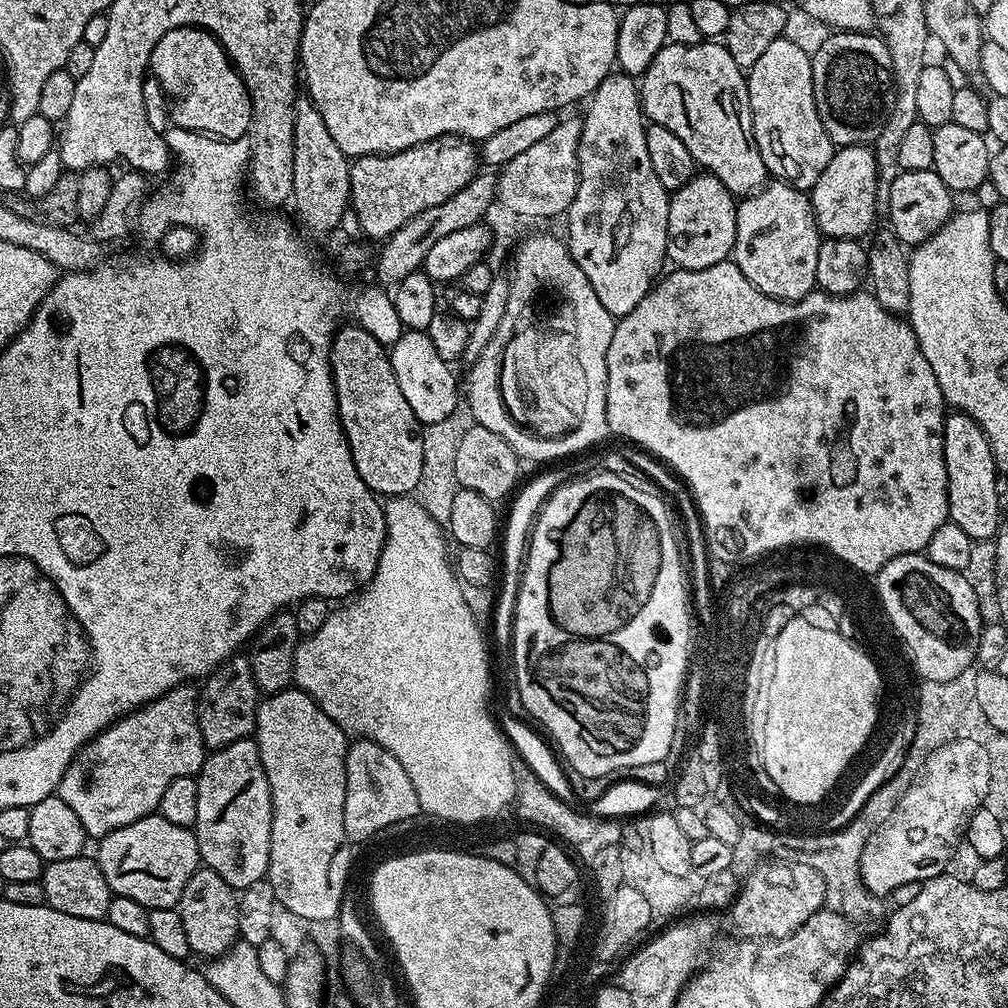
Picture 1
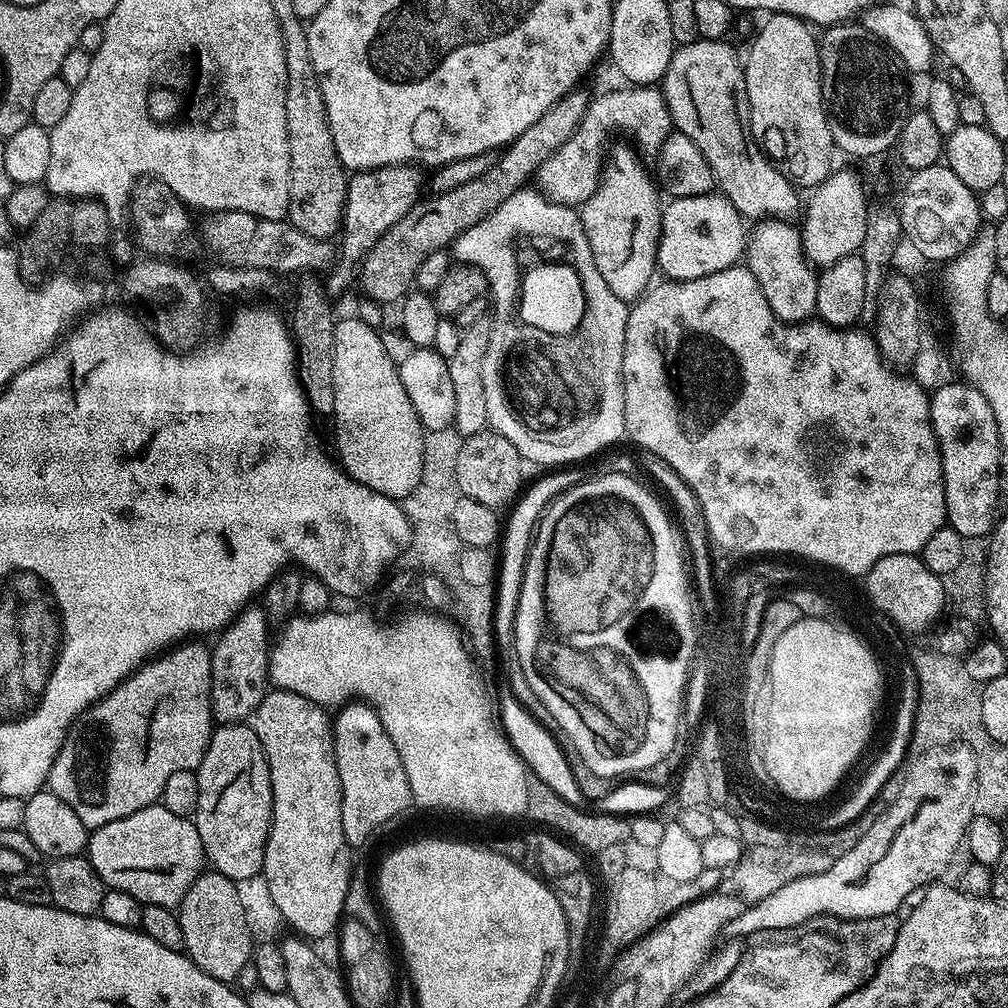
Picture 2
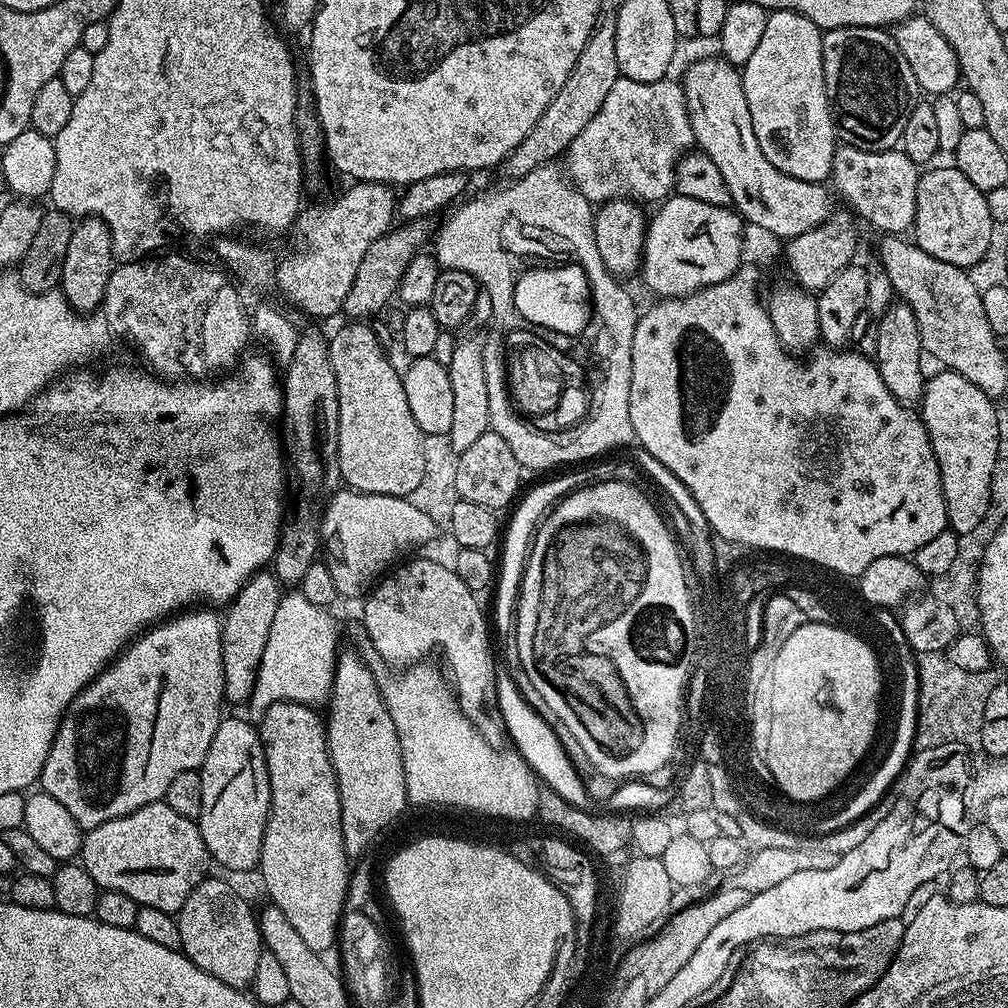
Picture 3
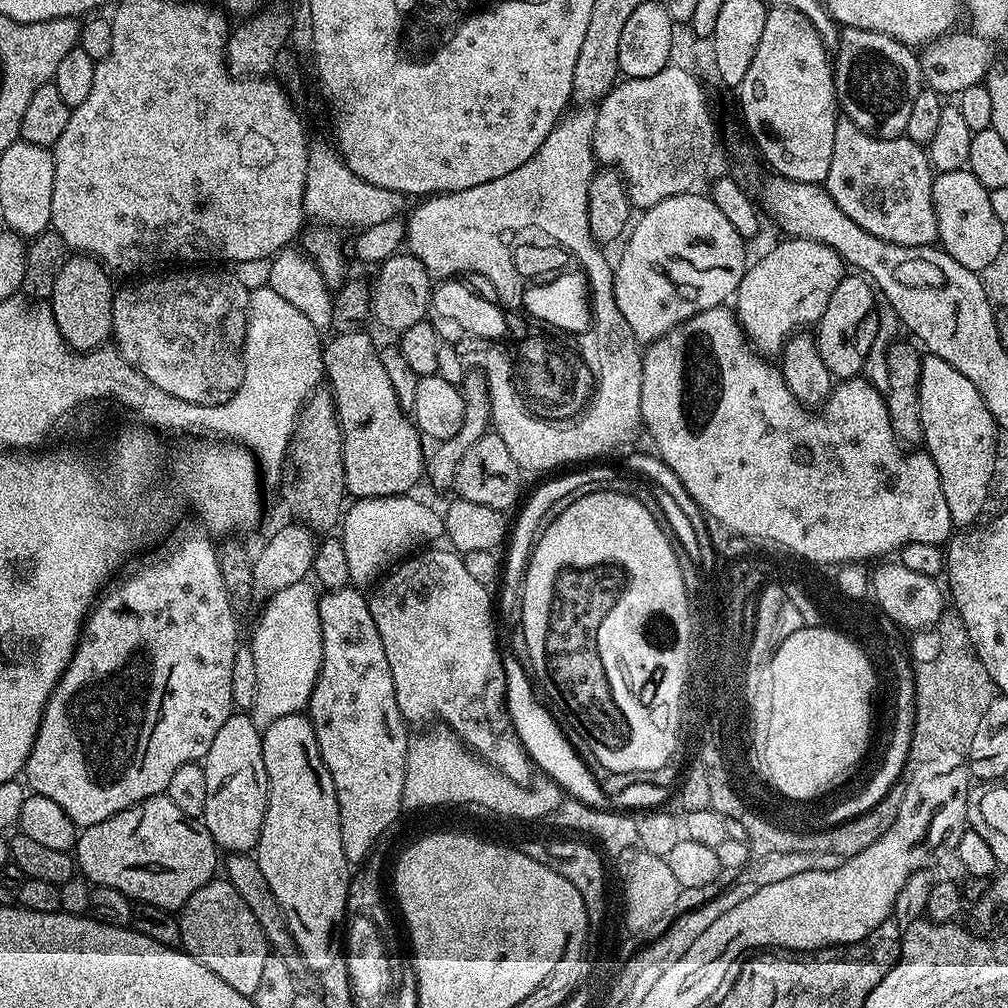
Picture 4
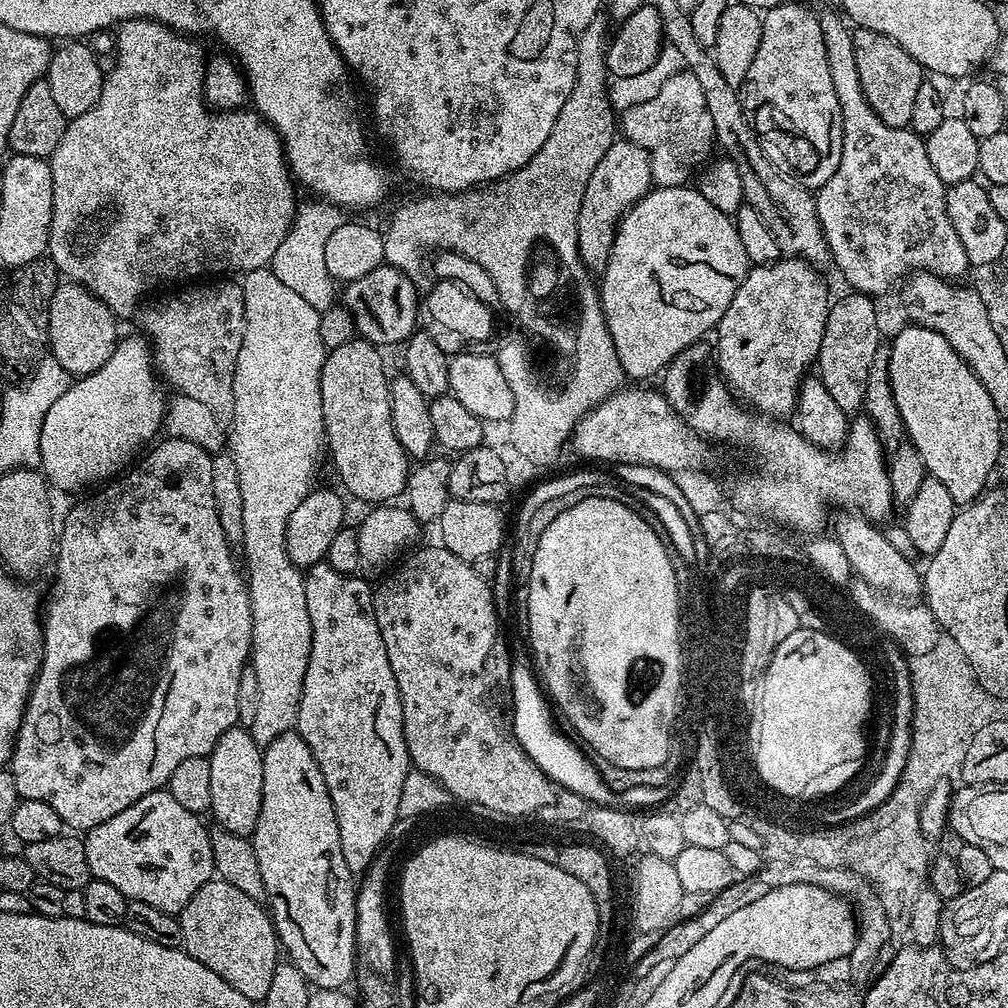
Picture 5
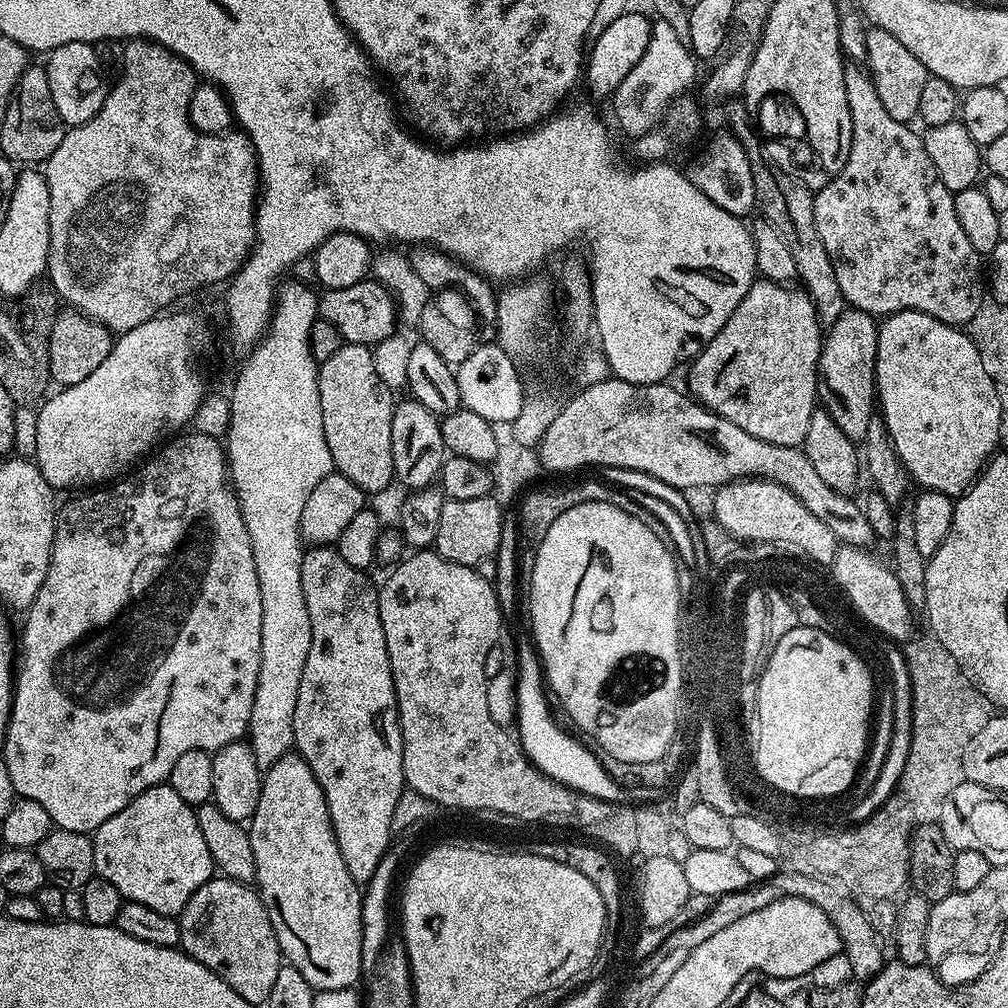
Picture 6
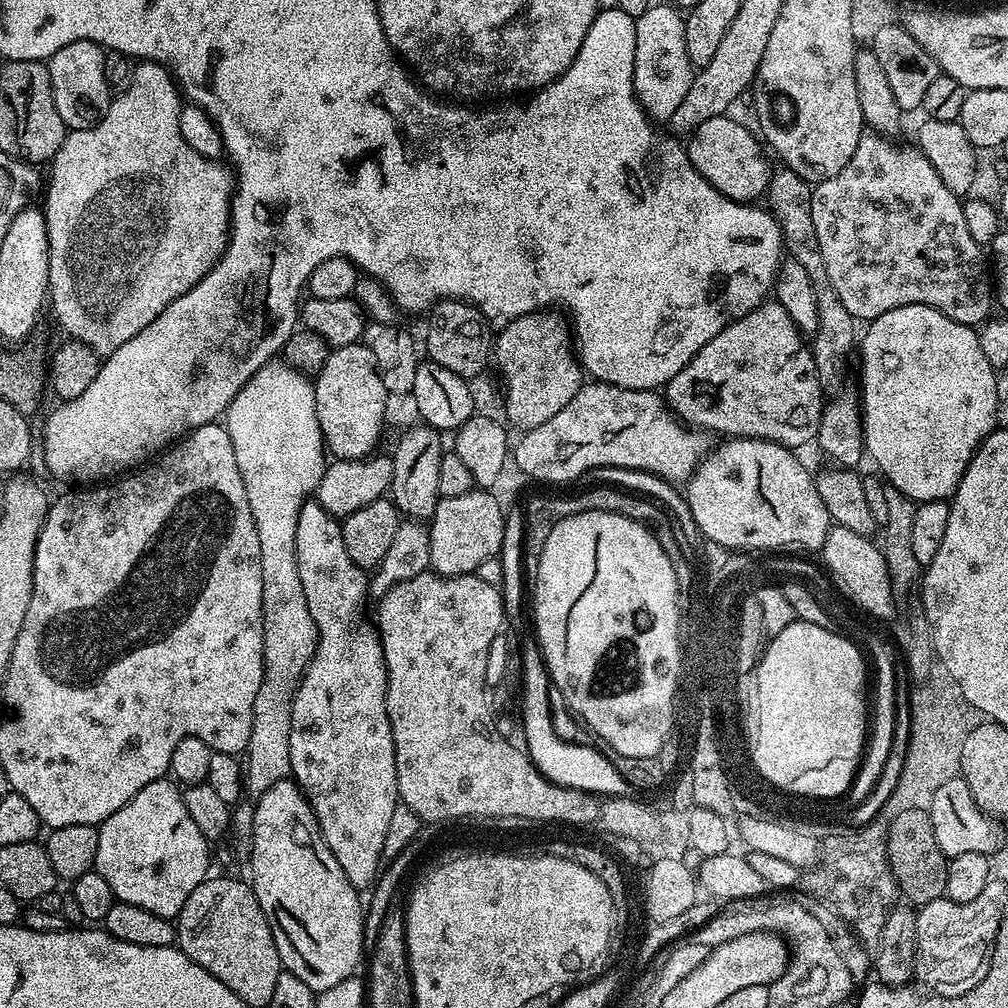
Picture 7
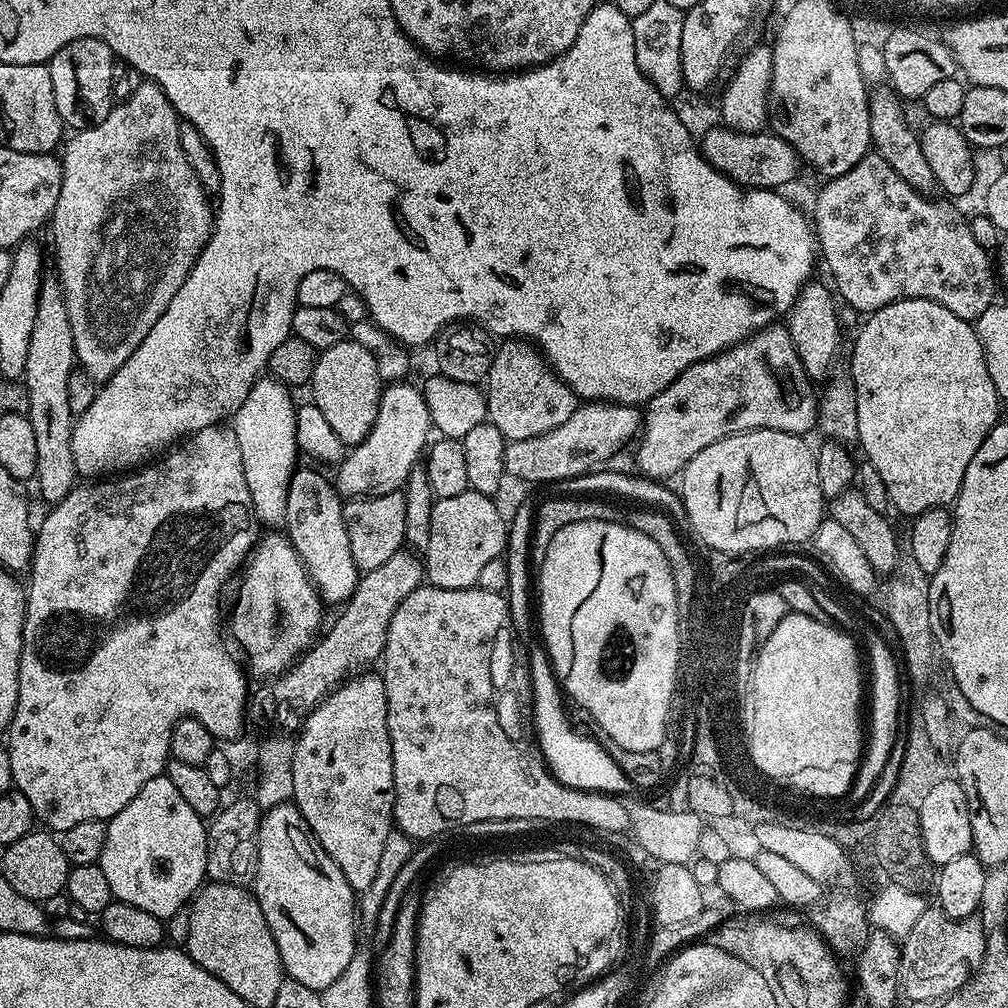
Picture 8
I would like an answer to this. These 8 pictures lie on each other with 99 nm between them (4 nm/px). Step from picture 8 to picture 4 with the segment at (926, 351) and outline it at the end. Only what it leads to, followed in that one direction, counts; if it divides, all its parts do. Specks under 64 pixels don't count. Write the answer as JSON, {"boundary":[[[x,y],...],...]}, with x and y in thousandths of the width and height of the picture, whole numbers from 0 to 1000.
{"boundary":[[[924,351],[918,352],[914,359],[913,403],[916,443],[923,450],[923,454],[927,454],[927,462],[931,462],[931,474],[935,478],[935,490],[938,490],[938,502],[942,505],[942,514],[949,525],[959,525],[971,517],[968,515],[977,511],[975,502],[979,487],[986,482],[988,470],[986,450],[990,428],[988,416],[982,411],[974,391],[966,387],[966,379],[950,371],[950,367],[942,363],[942,359],[935,359],[935,355]]]}

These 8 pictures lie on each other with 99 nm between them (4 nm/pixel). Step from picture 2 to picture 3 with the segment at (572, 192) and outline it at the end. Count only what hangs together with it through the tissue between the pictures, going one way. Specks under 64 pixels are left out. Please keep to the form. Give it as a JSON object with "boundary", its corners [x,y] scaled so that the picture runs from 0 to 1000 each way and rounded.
{"boundary":[[[616,77],[609,81],[605,93],[601,93],[601,101],[597,101],[593,113],[585,117],[581,129],[577,129],[577,133],[573,133],[573,137],[569,137],[564,145],[562,152],[562,174],[588,204],[612,196],[658,200],[668,193],[673,161],[681,151],[688,150],[689,141],[679,89],[672,80],[670,83],[667,77],[660,77],[653,81],[629,81]]]}

